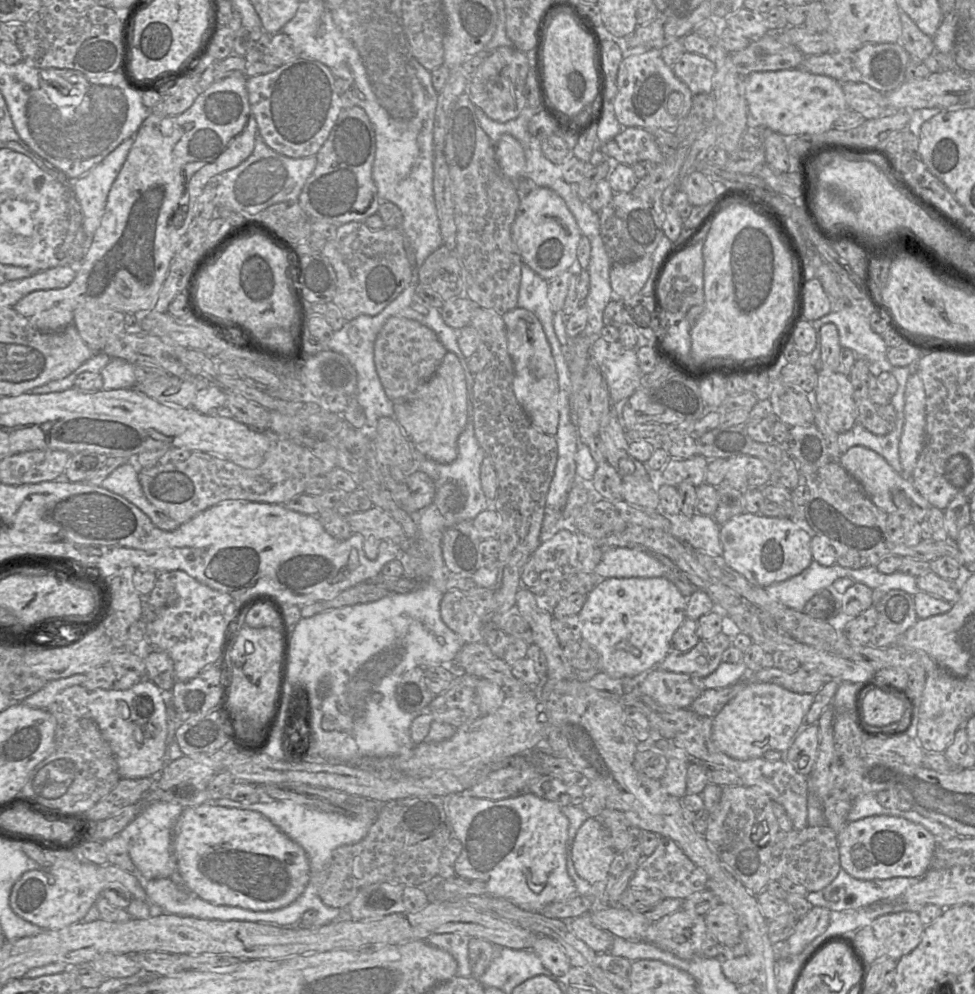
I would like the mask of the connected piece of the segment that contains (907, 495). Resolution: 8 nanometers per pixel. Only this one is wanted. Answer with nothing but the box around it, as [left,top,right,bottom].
[839,446,932,523]

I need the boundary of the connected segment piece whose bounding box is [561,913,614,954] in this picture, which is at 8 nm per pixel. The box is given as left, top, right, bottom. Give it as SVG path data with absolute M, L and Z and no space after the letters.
M590 913L576 918L561 919L573 934L582 940L597 954L609 952L612 947L614 935L609 931L595 926L590 920Z

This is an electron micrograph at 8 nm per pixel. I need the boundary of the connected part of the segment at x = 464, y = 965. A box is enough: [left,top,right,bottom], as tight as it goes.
[425,933,471,977]

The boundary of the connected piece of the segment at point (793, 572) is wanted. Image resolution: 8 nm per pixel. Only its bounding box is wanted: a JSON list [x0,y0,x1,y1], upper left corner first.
[719,511,813,589]

